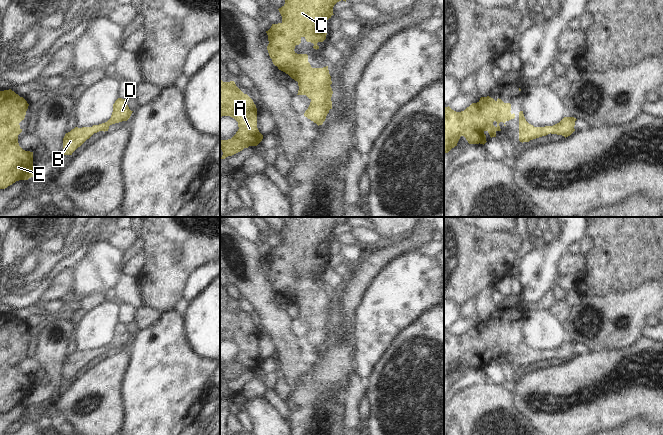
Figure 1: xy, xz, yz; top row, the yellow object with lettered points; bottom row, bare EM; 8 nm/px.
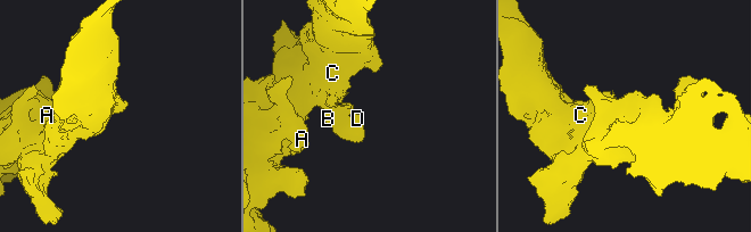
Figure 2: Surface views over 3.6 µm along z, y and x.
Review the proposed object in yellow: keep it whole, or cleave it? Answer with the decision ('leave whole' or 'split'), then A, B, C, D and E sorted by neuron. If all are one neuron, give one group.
leave whole; groups A B C D E

